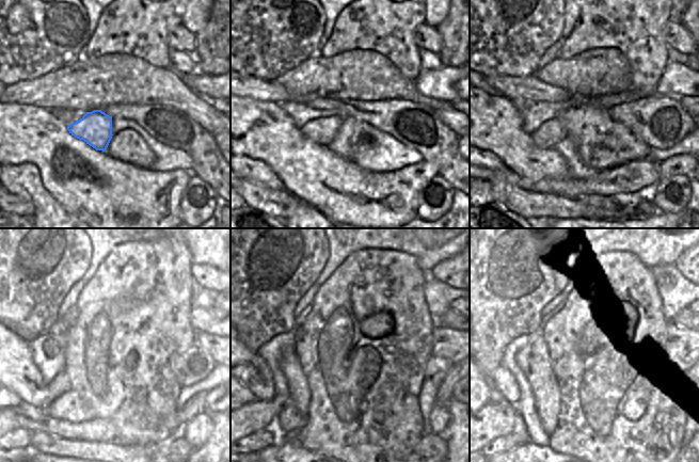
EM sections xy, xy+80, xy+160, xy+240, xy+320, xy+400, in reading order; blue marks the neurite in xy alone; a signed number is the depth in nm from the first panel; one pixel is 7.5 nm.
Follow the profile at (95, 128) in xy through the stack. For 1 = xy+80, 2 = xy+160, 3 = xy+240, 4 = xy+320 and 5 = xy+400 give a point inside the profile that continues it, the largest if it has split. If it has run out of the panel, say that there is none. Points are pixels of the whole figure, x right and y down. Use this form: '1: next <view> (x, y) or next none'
1: next xy+80 (322, 130)
2: next xy+160 (550, 133)
3: next xy+240 (61, 384)
4: next xy+320 (255, 416)
5: next xy+400 (495, 419)

